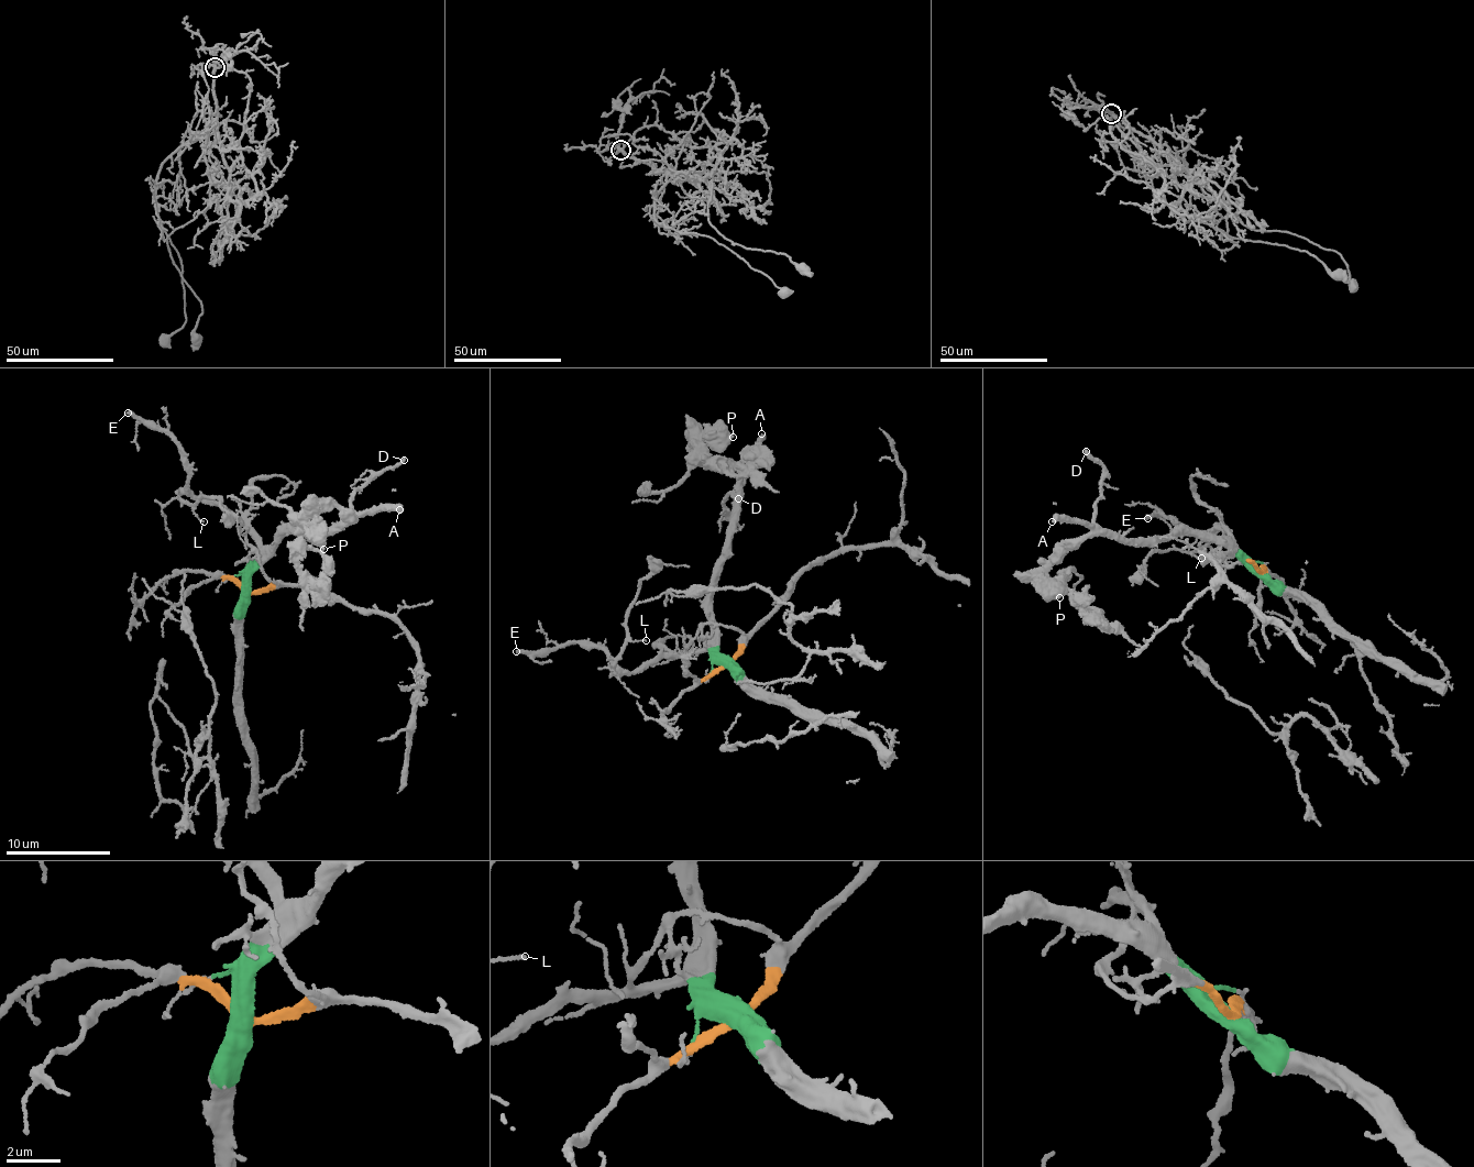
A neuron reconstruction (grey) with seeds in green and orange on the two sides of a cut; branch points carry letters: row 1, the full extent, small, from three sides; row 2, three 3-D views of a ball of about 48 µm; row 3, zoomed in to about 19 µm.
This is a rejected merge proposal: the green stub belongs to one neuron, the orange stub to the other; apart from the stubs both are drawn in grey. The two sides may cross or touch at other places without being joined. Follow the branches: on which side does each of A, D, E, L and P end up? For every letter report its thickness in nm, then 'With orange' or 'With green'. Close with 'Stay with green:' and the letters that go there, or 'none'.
A: Thickness 440 nm. With green
D: Thickness 260 nm. With green
E: Thickness 280 nm. With green
L: Thickness 120 nm. With green
P: Thickness 500 nm. With green
Stay with green: A, D, E, L, P

